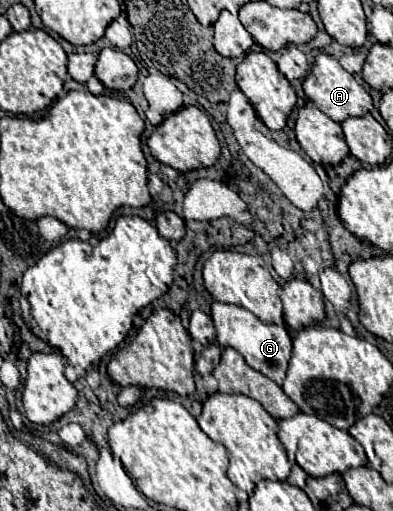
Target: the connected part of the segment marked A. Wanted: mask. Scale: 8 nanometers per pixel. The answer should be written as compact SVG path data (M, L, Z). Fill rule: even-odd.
M318 55L310 75L304 79L304 93L306 97L328 117L342 123L348 117L362 117L372 111L372 97L370 93L332 57L332 55Z

